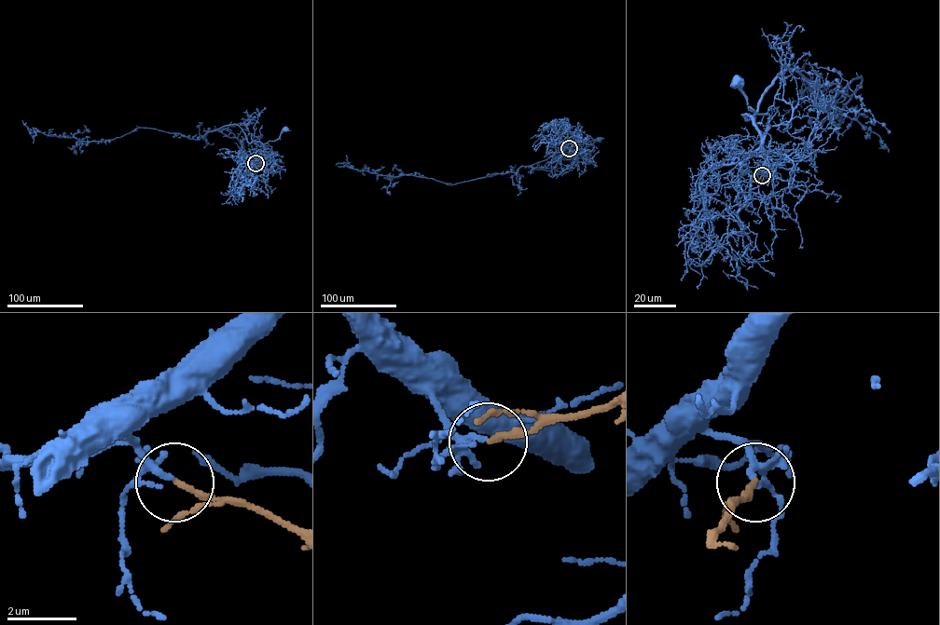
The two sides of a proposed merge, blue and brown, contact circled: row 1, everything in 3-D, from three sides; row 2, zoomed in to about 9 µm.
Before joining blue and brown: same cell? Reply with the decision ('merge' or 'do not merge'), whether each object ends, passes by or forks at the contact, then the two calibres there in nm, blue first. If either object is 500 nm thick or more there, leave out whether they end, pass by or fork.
merge; blue forks; brown ends; calibres 130 and 170 nm

